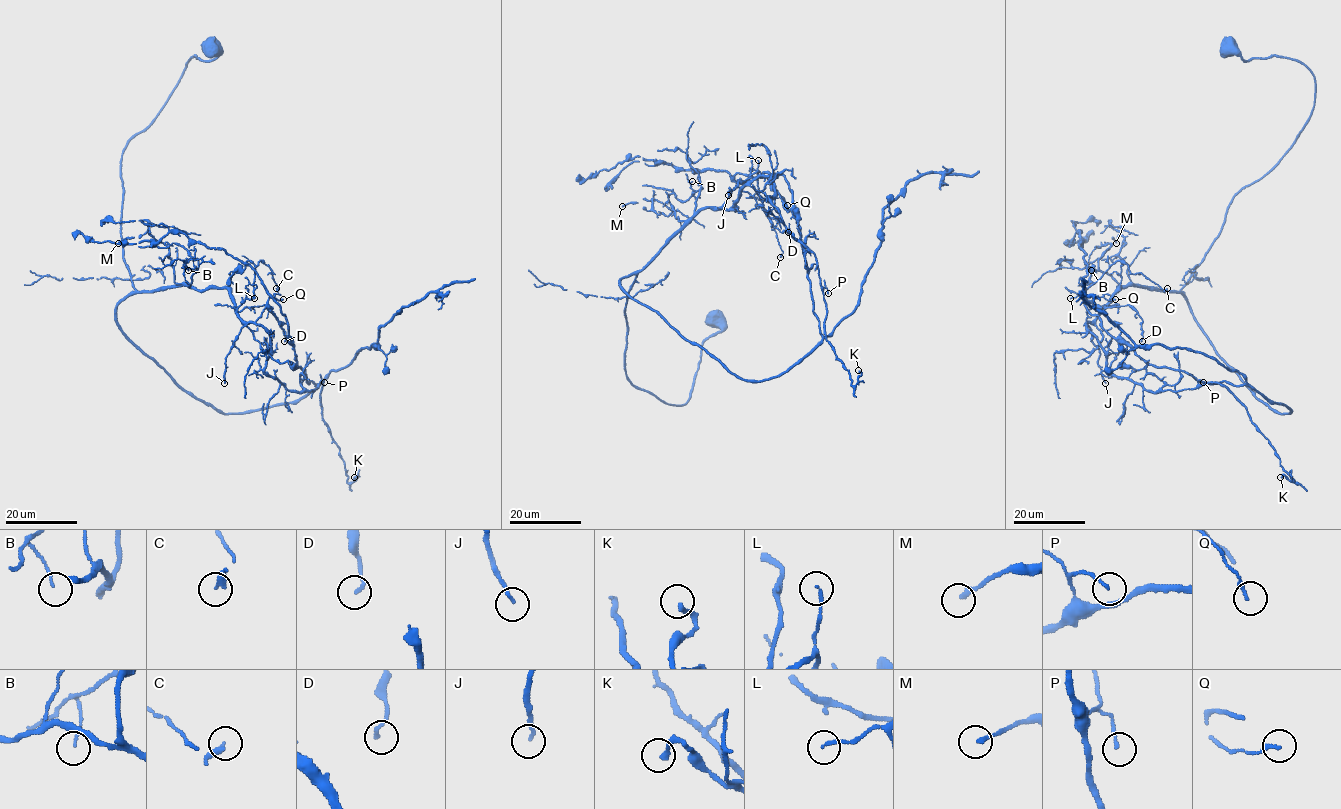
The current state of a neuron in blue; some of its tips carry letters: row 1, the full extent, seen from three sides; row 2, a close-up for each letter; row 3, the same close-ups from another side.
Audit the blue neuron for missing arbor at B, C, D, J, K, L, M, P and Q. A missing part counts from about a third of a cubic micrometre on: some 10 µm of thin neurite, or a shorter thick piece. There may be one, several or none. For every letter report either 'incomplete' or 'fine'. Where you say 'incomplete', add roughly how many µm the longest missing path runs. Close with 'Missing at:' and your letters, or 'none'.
B: fine
C: fine
D: fine
J: fine
K: fine
L: fine
M: fine
P: fine
Q: fine
Missing at: none

